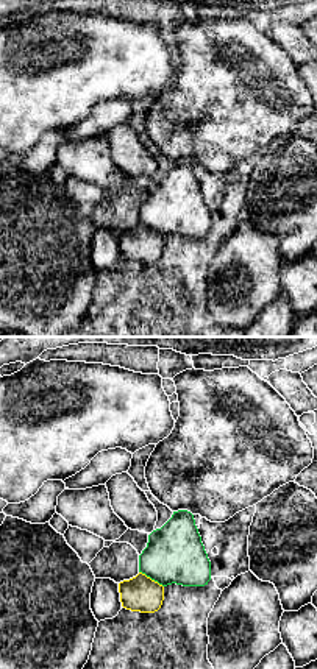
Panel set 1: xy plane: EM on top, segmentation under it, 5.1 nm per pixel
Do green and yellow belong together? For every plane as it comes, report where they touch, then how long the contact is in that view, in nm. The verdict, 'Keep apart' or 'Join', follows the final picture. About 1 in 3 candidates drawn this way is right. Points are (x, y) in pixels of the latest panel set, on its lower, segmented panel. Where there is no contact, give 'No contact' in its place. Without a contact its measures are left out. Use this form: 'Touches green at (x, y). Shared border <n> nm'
Touches green at (152, 579). Shared border 150 nm

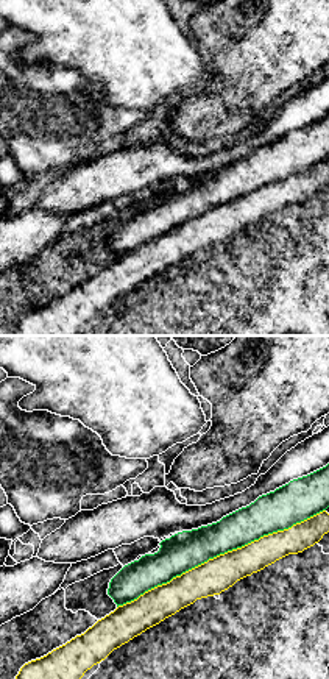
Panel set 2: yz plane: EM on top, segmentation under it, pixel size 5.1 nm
Touches green at (220, 553). Shared border 1200 nm

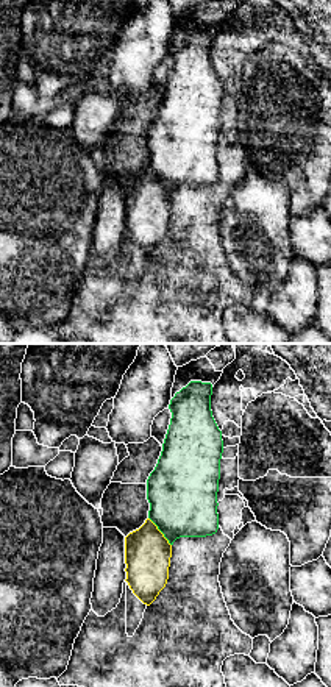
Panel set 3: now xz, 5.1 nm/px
Touches green at (160, 530). Shared border 190 nm

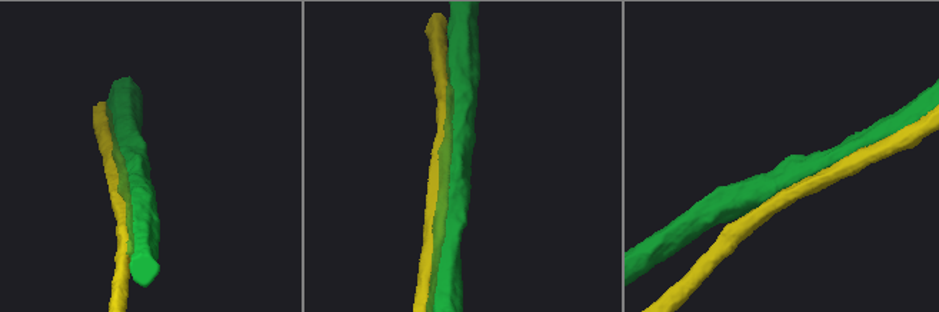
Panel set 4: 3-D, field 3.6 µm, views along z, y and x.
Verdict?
Keep apart

